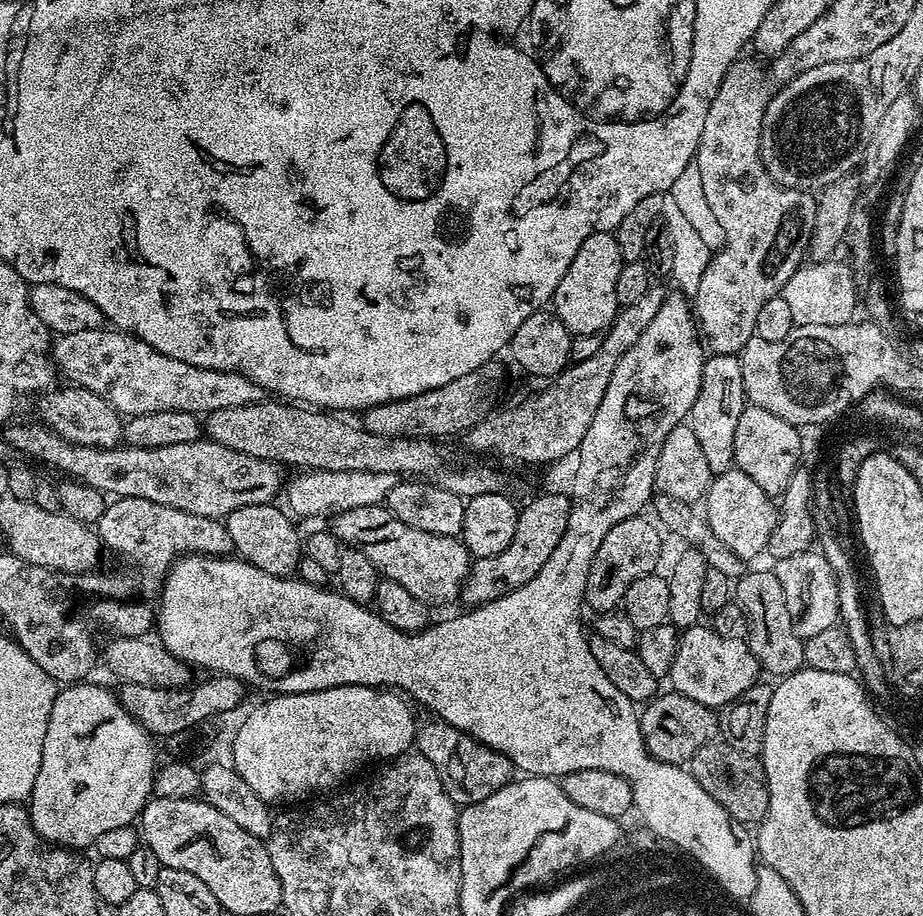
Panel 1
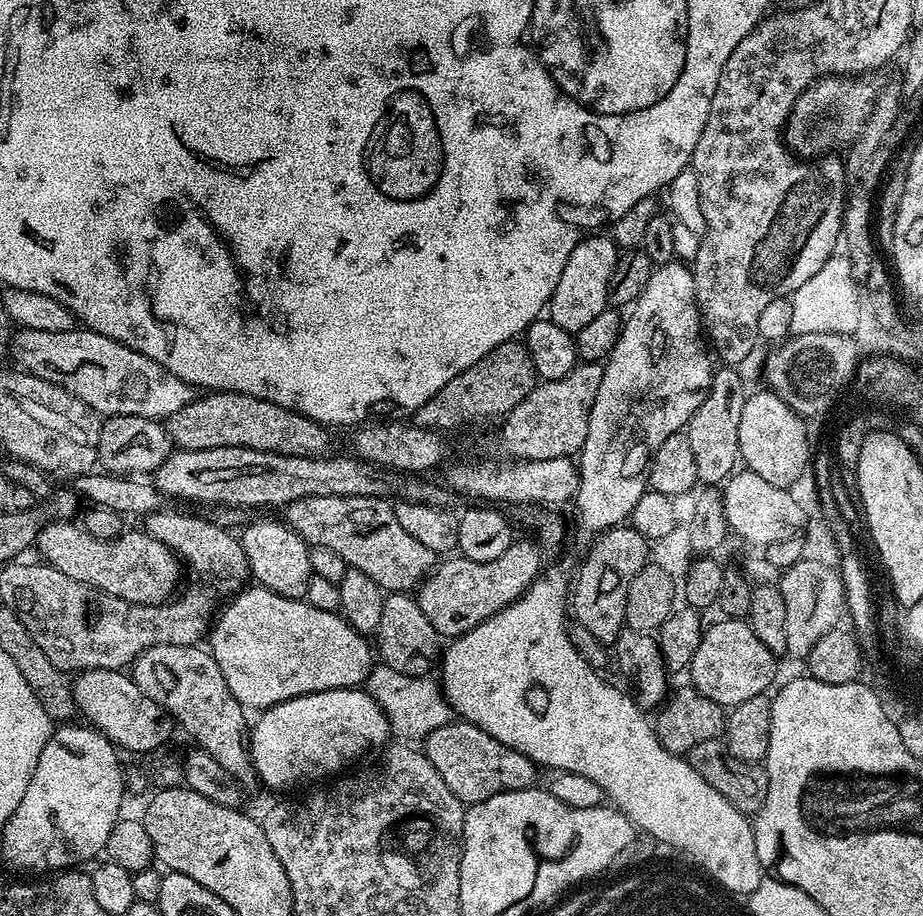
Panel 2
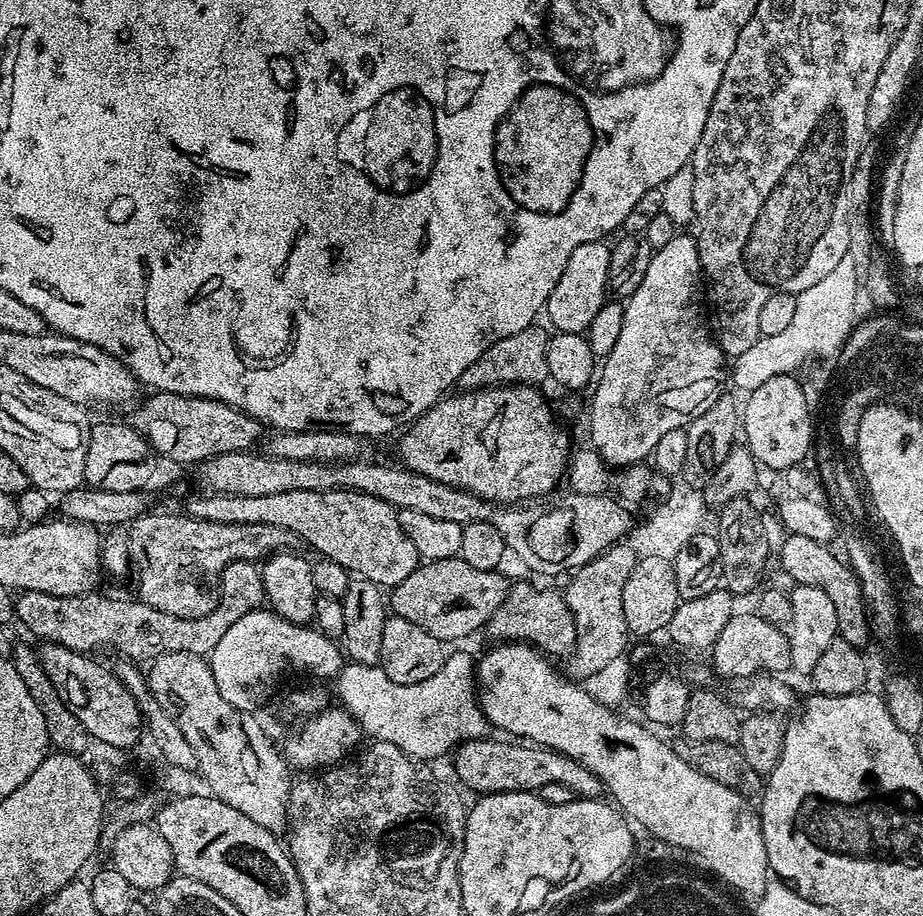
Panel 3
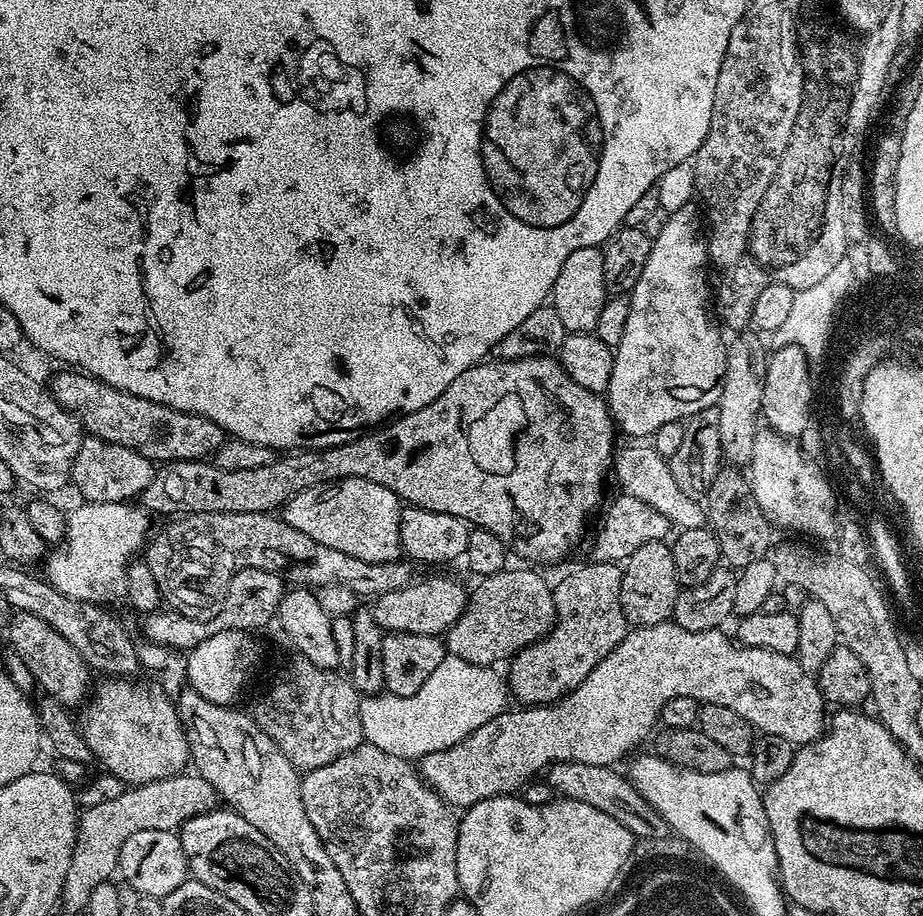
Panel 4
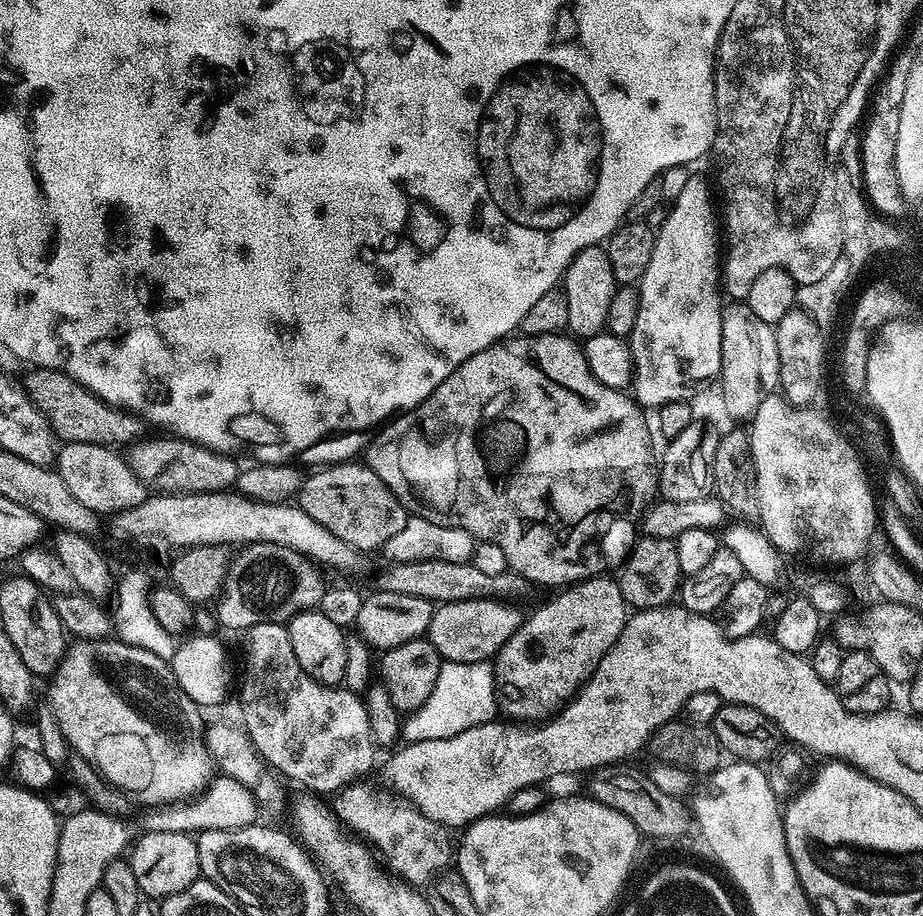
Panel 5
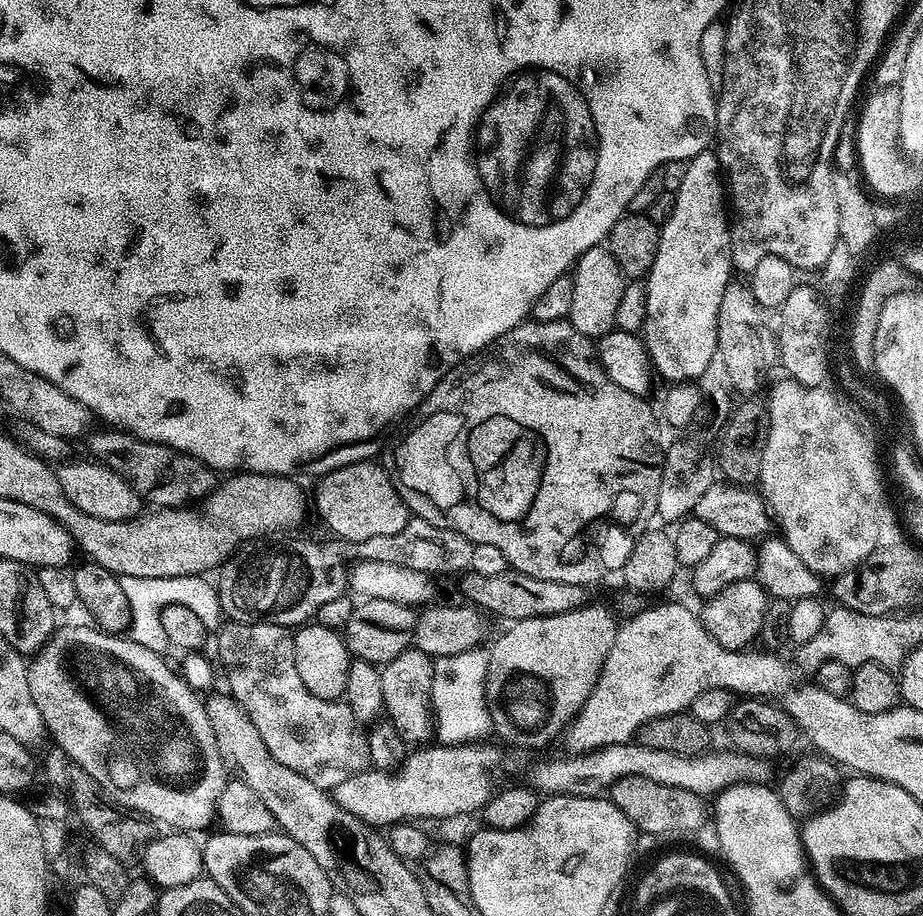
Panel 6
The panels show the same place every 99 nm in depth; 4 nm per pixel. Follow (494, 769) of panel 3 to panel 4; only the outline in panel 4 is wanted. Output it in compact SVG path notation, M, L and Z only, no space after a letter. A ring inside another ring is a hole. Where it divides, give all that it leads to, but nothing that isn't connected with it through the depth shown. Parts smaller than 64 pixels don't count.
M562 762L554 764L546 772L546 783L551 786L553 793L559 794L565 800L586 802L586 806L594 806L594 810L602 810L602 814L610 814L614 822L622 822L628 833L633 837L656 839L665 835L667 823L662 814L633 786L631 779L624 776L612 766L586 766L586 762Z

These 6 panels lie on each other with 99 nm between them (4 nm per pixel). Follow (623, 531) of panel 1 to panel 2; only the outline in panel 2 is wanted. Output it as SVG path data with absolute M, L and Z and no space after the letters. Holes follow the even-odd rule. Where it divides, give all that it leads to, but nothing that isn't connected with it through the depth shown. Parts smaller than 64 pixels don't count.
M617 526L601 532L591 541L592 549L574 576L574 587L570 592L570 608L578 615L578 622L594 634L594 638L605 646L615 645L618 634L624 631L626 594L630 594L630 582L634 574L649 563L650 541L633 526Z

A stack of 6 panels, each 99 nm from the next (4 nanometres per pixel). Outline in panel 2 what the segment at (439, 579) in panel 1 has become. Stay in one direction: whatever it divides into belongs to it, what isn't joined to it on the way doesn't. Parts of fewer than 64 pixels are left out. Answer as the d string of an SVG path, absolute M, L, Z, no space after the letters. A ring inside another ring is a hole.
M311 496L287 505L286 523L293 528L310 546L321 544L326 550L334 550L348 563L349 568L357 568L383 589L385 593L411 593L432 571L437 563L437 553L426 550L398 523L396 509L387 499L378 496Z

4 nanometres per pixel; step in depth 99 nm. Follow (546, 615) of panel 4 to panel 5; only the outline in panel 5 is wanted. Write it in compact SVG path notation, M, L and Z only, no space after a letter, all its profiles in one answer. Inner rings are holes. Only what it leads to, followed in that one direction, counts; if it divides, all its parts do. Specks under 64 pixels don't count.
M497 597L486 599L468 599L466 602L454 602L439 605L432 613L432 618L426 638L438 650L443 661L454 662L486 662L493 659L497 652L517 632L524 621L523 611L520 612L508 600Z

